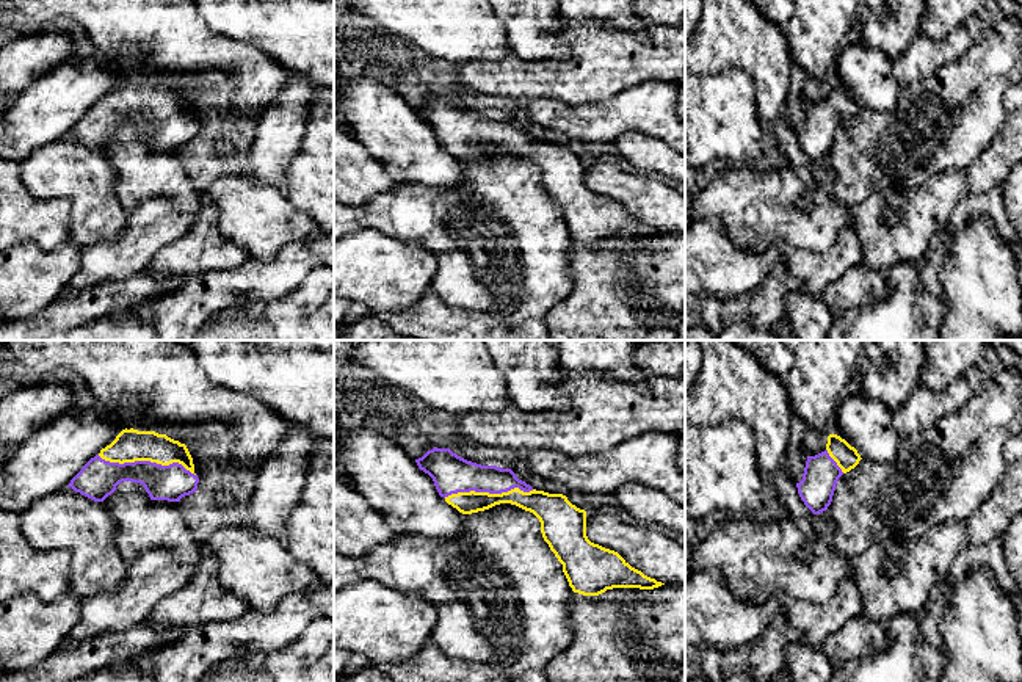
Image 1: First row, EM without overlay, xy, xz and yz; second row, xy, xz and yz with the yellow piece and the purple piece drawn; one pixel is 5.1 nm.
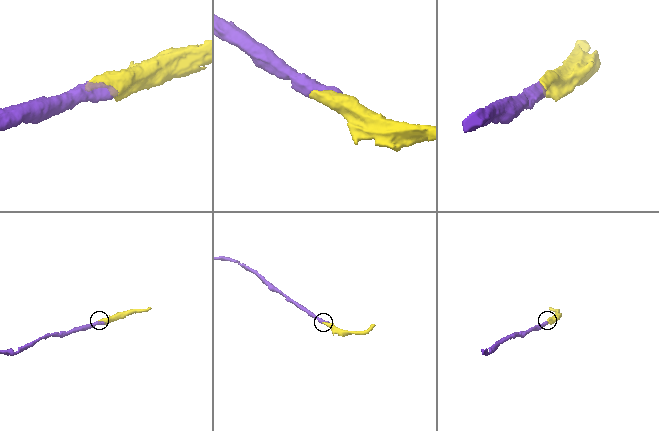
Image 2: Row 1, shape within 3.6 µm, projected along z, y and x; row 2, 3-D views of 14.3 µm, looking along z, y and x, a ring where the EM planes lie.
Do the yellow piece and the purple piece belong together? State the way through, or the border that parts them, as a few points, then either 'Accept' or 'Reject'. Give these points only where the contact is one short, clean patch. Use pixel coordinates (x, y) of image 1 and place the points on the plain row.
Accept

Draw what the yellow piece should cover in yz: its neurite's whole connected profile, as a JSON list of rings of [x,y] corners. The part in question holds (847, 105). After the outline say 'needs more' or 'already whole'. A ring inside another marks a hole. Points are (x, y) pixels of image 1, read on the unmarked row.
[[[829,83],[826,99],[807,105],[803,129],[796,132],[804,154],[814,163],[826,160],[832,151],[839,127],[854,118],[861,108],[857,99],[845,88]]]; needs more

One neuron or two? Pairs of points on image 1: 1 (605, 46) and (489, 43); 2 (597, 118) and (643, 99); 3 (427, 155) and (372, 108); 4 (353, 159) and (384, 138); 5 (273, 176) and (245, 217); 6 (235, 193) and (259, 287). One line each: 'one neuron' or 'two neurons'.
1: two neurons
2: one neuron
3: one neuron
4: two neurons
5: two neurons
6: two neurons

